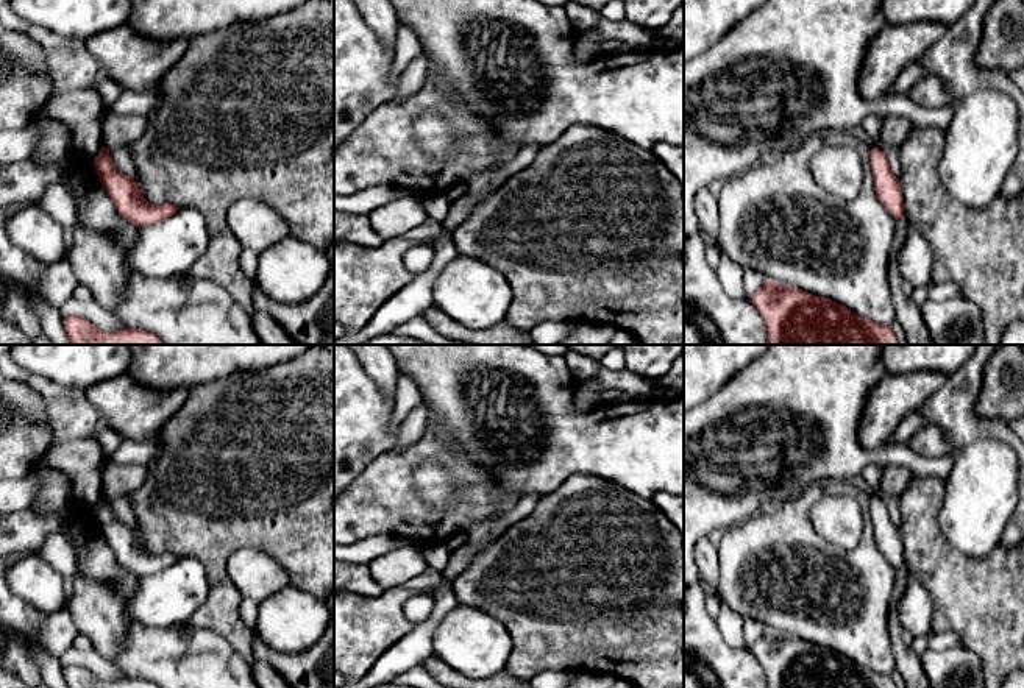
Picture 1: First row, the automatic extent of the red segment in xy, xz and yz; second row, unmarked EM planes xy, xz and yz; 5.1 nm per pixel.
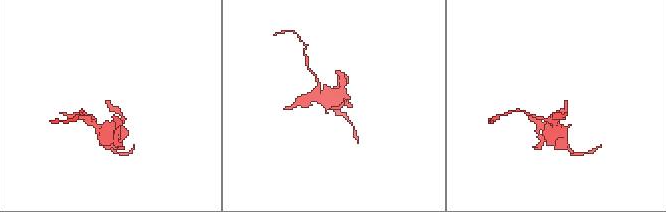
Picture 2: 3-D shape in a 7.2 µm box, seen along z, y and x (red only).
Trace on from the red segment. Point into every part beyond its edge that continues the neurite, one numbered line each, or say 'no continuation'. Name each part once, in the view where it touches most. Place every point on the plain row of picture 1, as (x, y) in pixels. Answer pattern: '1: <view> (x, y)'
no continuation

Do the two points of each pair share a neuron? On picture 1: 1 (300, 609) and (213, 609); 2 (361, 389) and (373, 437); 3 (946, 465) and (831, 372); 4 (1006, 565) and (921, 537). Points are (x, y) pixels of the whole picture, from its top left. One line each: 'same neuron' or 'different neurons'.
1: different neurons
2: same neuron
3: same neuron
4: same neuron

